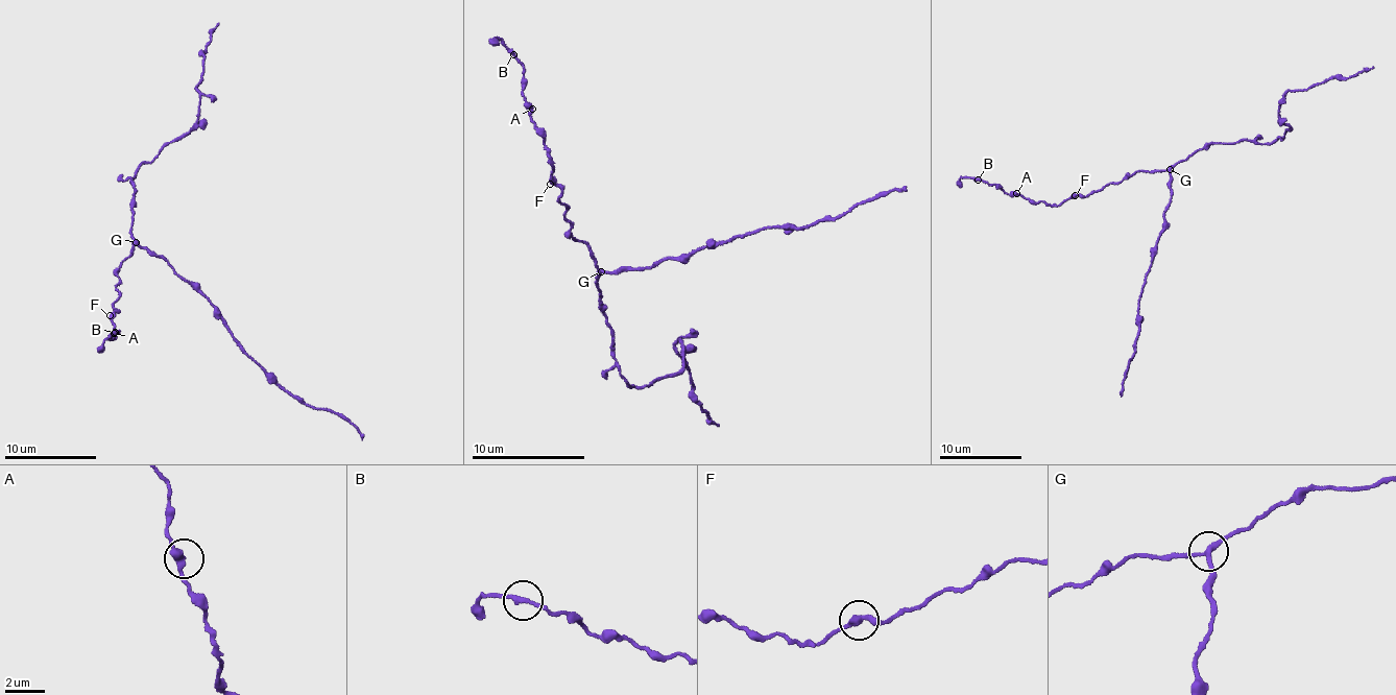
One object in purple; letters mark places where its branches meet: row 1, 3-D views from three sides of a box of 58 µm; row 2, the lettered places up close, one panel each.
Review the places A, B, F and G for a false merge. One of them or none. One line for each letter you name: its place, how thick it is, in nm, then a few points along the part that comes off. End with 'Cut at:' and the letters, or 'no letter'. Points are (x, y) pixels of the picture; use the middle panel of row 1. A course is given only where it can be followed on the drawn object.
G: place (601, 271); calibre 240 nm; course (601, 270), (641, 270), (666, 259), (679, 261), (700, 248), (777, 226), (798, 231), (906, 189)
Cut at: G

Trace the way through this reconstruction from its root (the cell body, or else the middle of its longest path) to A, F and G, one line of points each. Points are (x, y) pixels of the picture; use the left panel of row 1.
A: (135, 220), (134, 254), (126, 256), (117, 274), (117, 311), (112, 320), (114, 338), (110, 336), (114, 333)
F: (135, 220), (130, 232), (134, 254), (126, 256), (117, 274), (119, 280), (114, 306), (116, 310), (110, 315)
G: (135, 220), (130, 232), (137, 241)

